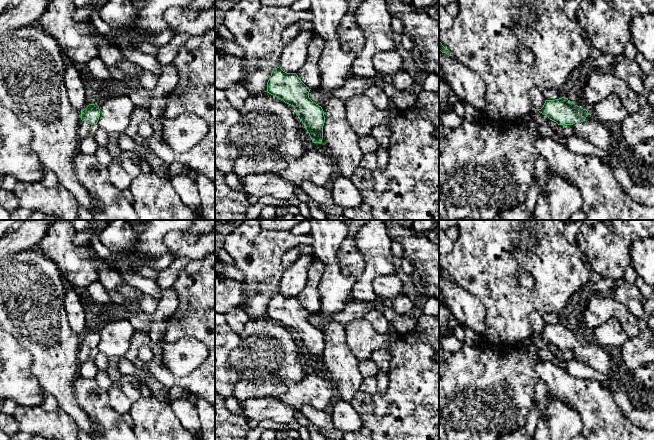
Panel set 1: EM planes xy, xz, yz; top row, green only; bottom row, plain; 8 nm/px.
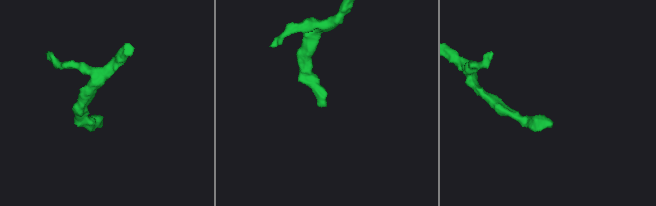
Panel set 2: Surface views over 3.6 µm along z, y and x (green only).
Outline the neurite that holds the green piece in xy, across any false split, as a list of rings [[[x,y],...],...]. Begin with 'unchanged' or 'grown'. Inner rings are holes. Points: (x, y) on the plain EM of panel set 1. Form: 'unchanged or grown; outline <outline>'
grown; outline [[[97,327],[89,328],[84,334],[81,335],[81,346],[78,354],[78,362],[82,364],[90,357],[90,351],[97,348],[100,341],[100,333]]]

